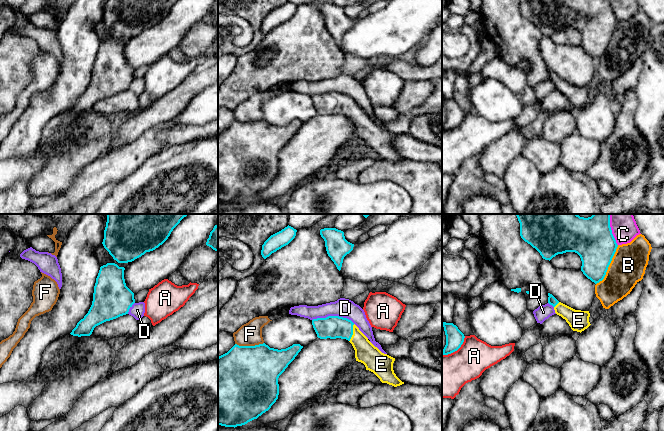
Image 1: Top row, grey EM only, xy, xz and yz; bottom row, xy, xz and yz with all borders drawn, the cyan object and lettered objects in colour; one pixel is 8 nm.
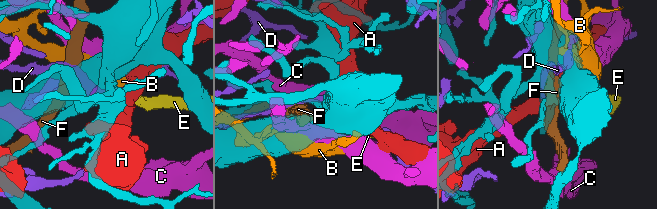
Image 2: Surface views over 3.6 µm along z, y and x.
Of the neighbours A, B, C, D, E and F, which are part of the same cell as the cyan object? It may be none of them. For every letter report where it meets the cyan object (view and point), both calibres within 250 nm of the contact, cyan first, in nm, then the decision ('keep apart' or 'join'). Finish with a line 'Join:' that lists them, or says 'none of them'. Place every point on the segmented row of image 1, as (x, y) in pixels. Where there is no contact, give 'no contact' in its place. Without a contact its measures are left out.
A: yz (456, 350) | 140/360 nm | keep apart
B: yz (609, 264) | 340/280 nm | keep apart
C: yz (611, 230) | 340/200 nm | keep apart
D: xz (333, 316) | 180/150 nm | keep apart
E: xz (352, 333) | 180/180 nm | join
F: xz (249, 346) | 500/190 nm | keep apart
Join: E

